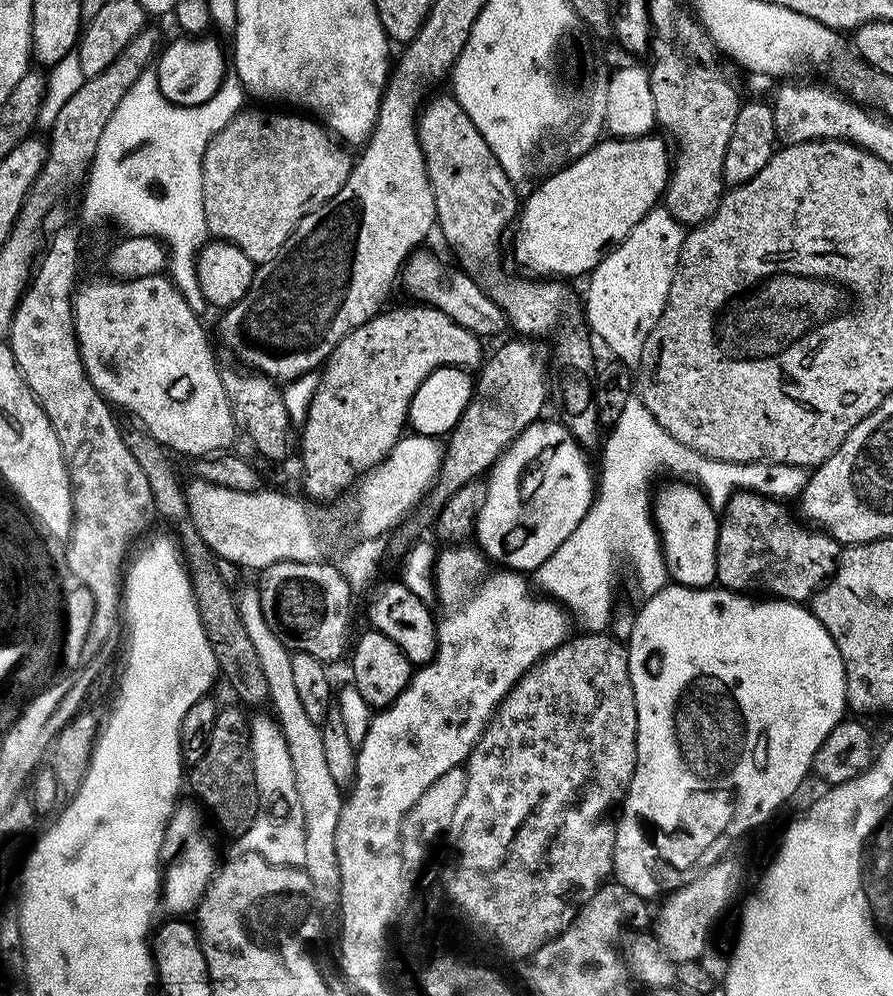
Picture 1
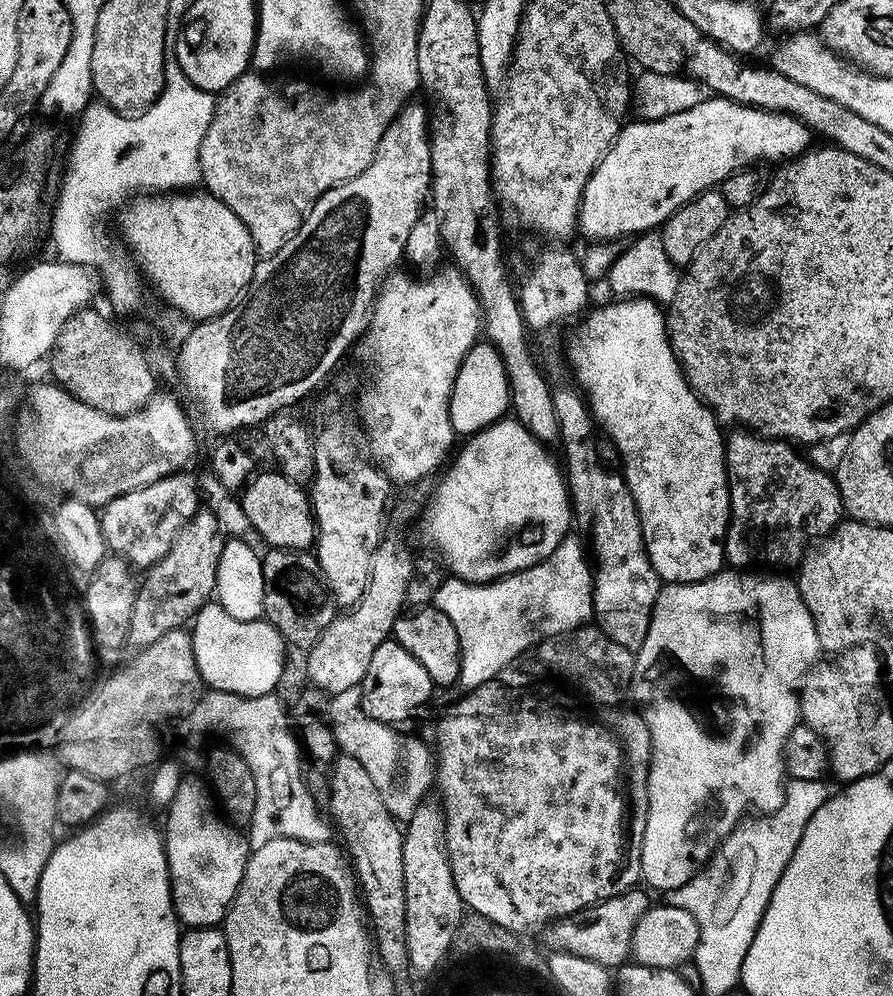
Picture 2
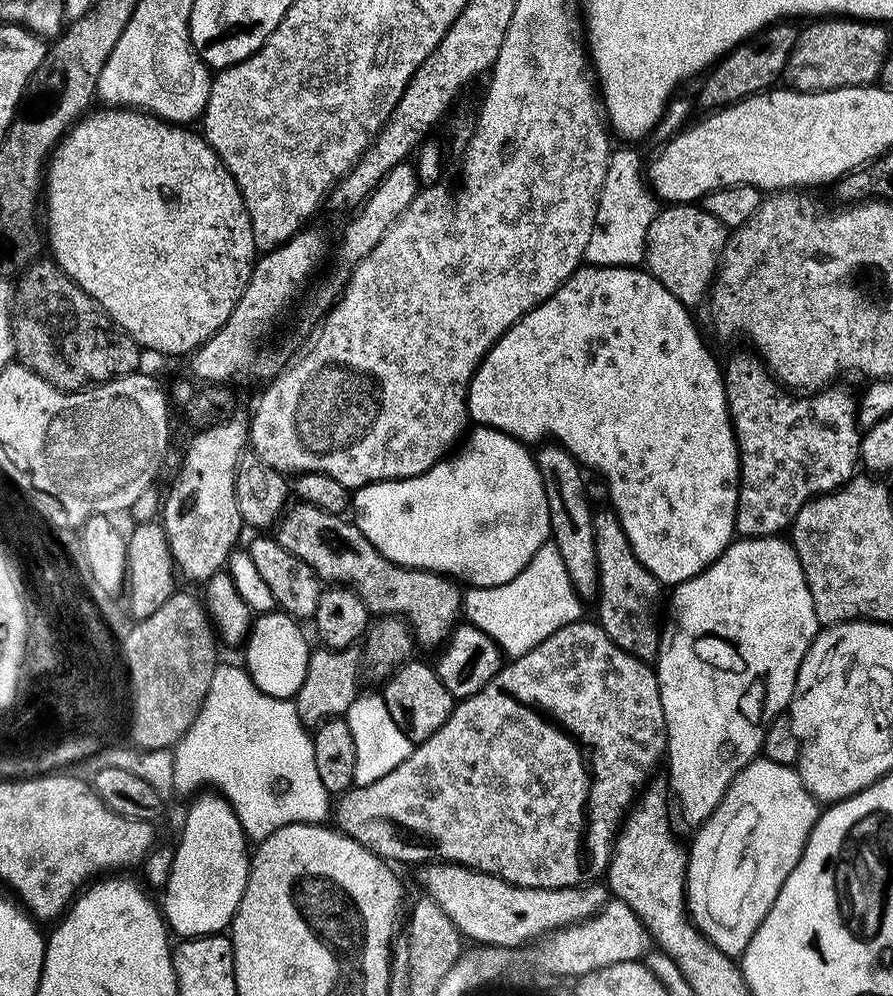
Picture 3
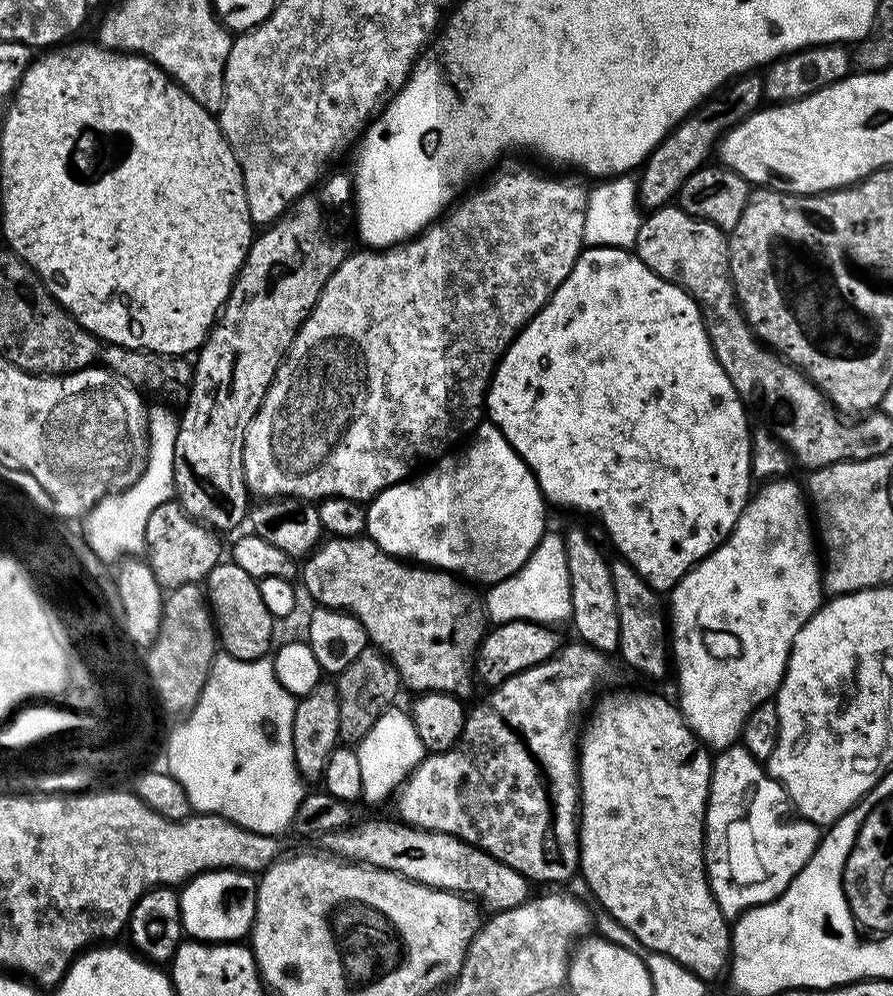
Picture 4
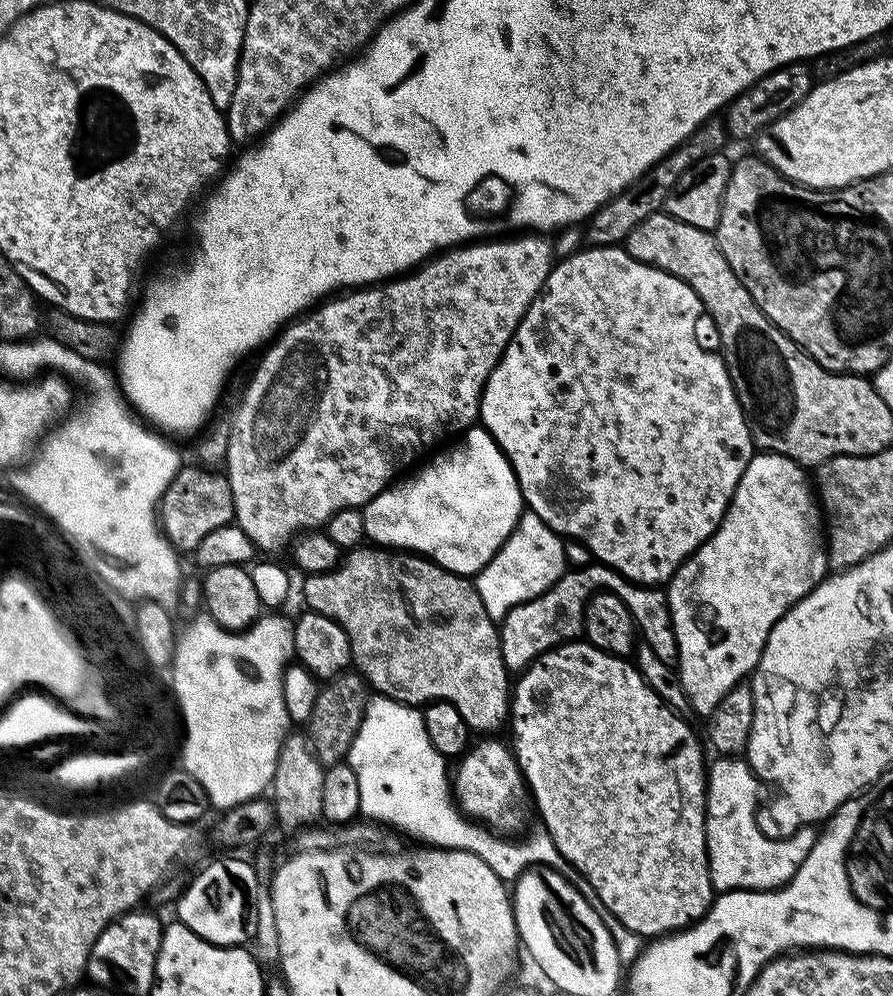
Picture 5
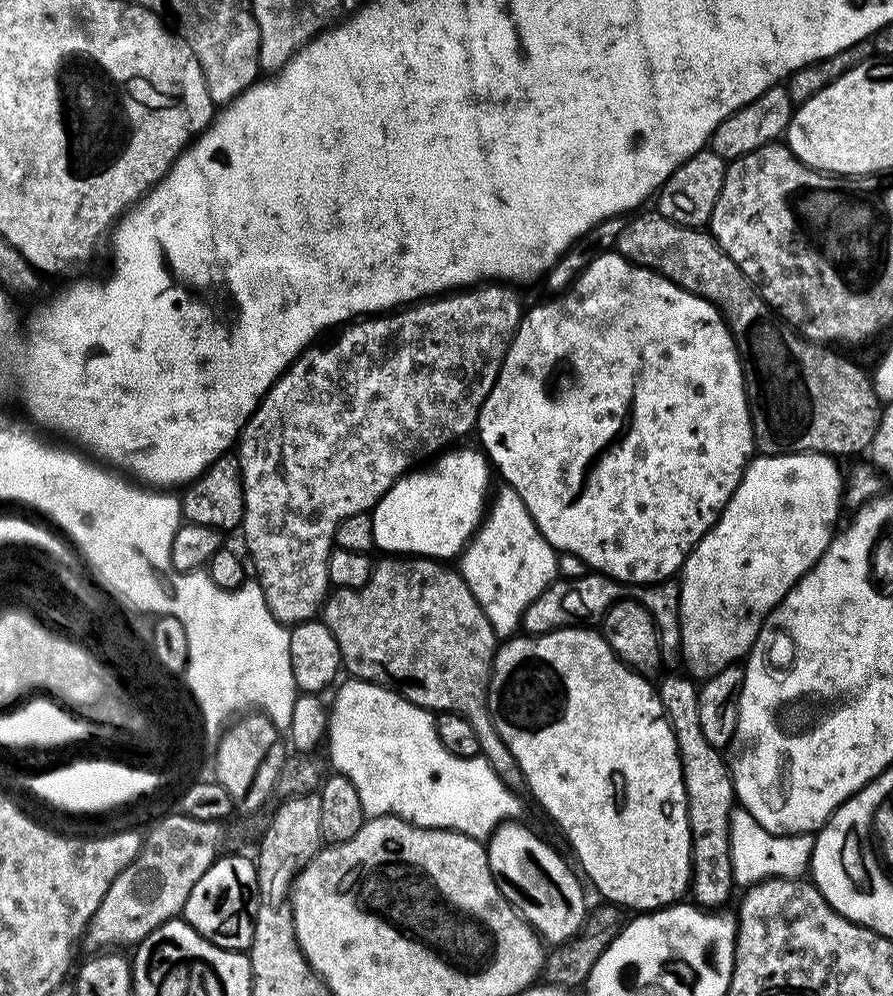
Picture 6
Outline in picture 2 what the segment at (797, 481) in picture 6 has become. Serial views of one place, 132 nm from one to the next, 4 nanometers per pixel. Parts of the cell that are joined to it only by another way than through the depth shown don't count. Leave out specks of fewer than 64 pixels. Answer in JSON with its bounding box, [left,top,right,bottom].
[635,570,822,894]

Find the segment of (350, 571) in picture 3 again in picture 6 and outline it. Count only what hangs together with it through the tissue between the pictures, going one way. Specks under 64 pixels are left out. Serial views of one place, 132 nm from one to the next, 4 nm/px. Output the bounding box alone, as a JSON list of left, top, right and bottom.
[322,558,523,788]

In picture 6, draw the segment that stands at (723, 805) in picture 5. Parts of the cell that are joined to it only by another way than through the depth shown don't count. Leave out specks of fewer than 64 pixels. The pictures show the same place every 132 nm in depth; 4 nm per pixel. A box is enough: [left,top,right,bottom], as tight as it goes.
[730,807,815,886]

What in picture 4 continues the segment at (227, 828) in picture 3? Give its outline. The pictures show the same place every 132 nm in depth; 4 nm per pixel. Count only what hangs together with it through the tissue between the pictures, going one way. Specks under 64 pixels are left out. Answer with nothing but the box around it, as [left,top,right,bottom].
[178,868,257,942]

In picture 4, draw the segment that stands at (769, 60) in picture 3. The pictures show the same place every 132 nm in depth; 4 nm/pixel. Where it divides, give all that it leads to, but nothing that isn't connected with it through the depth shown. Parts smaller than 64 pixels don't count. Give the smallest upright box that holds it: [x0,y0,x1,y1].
[638,74,764,210]

